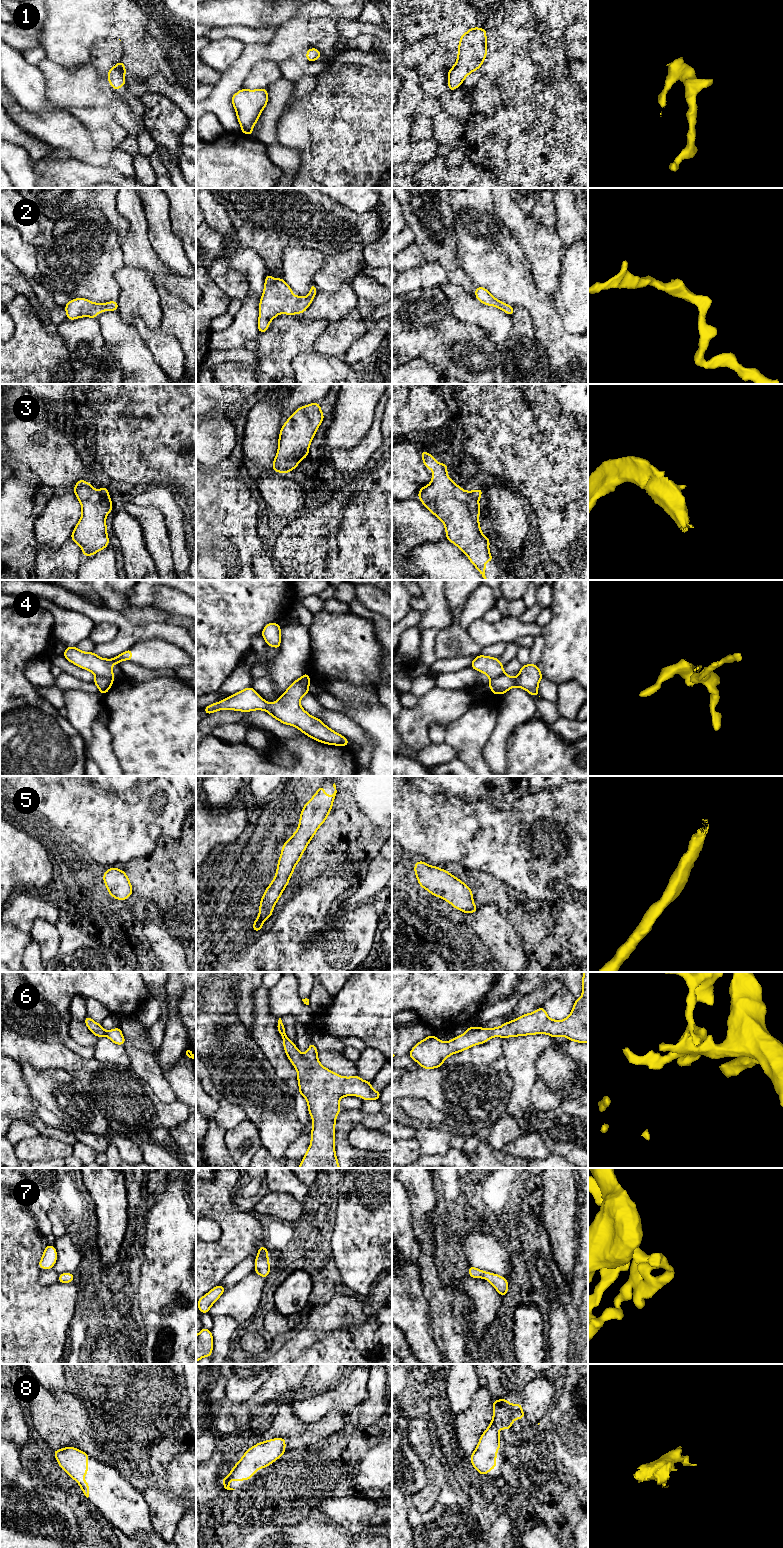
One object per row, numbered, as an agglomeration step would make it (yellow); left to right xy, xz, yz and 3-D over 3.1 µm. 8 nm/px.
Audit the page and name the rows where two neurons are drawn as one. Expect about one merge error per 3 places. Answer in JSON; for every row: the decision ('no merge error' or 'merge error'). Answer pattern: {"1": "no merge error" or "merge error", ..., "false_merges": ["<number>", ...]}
{"1": "no merge error", "2": "no merge error", "3": "no merge error", "4": "merge error", "5": "no merge error", "6": "no merge error", "7": "no merge error", "8": "no merge error", "false_merges": ["4"]}

